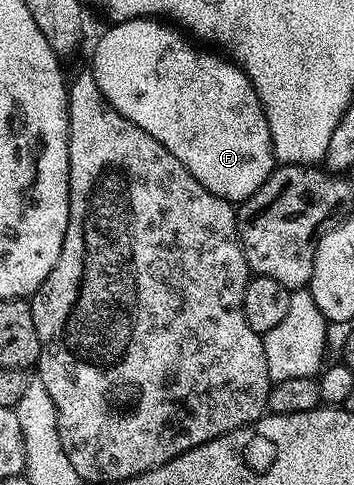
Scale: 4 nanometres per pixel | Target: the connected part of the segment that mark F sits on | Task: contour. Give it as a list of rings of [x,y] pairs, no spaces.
[[[145,17],[113,24],[97,41],[90,64],[94,81],[98,81],[98,89],[102,89],[109,105],[122,113],[122,117],[134,121],[138,129],[146,129],[158,145],[166,145],[166,149],[170,149],[170,153],[174,153],[174,157],[178,157],[178,161],[182,161],[182,165],[186,165],[210,193],[233,205],[249,199],[272,174],[274,156],[270,125],[247,73],[231,58],[195,47],[191,43],[193,40],[171,22]]]

